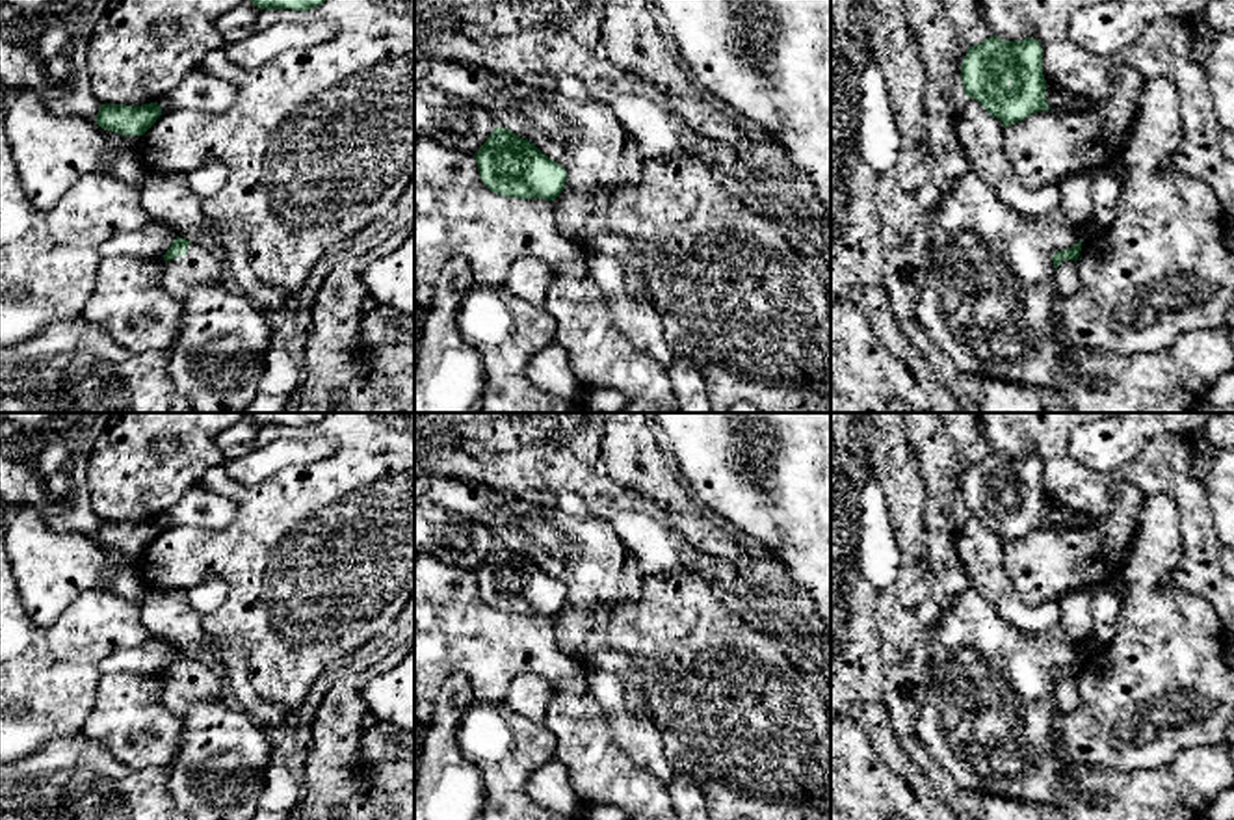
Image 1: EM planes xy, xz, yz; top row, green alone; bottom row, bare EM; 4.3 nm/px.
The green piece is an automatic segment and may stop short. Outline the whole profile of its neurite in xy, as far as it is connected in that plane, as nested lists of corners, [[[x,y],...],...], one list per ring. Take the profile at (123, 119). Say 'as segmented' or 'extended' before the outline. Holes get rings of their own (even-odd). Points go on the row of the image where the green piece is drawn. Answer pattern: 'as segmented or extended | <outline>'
as segmented | [[[158,102],[143,106],[102,104],[97,125],[123,136],[143,136],[162,115]]]

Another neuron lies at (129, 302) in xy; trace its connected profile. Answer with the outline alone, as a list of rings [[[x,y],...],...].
[[[164,257],[102,258],[82,316],[125,350],[169,351],[180,333],[182,303],[162,288]]]

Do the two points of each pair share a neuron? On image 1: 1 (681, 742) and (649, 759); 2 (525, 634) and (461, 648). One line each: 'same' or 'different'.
1: different
2: same

